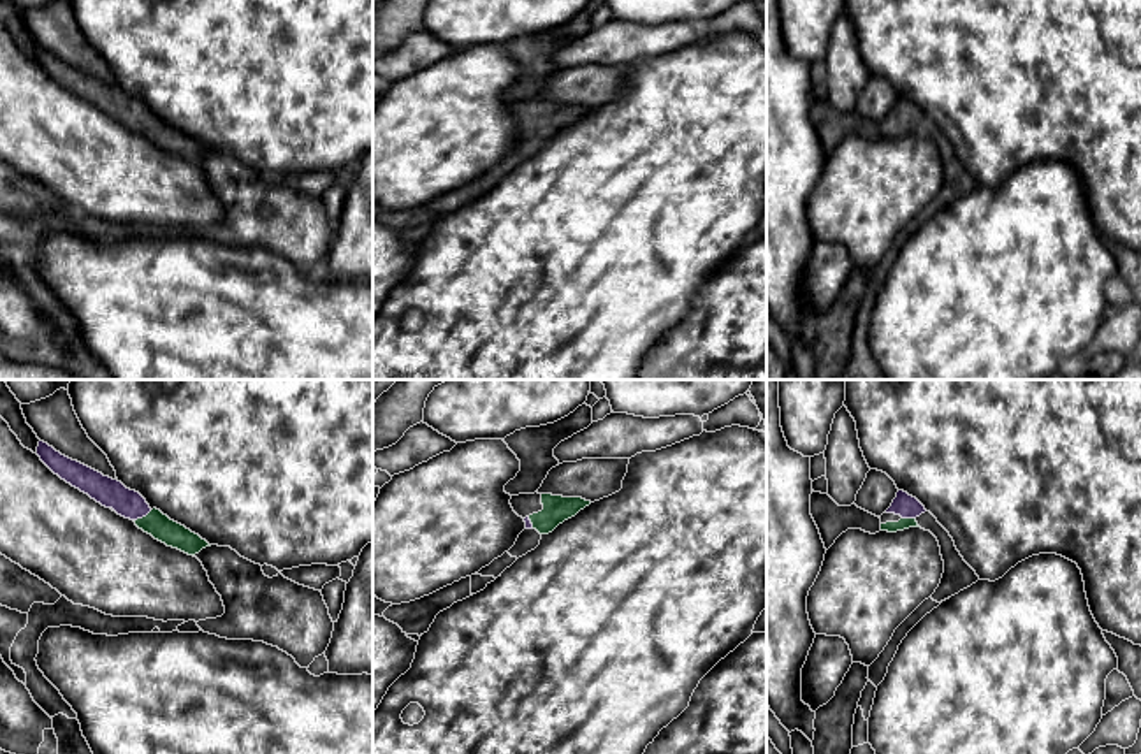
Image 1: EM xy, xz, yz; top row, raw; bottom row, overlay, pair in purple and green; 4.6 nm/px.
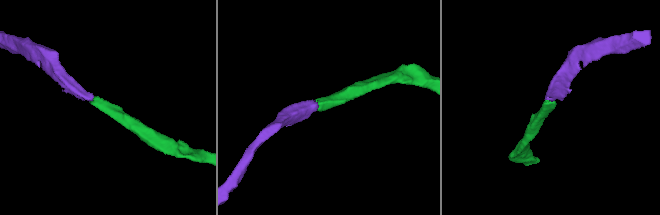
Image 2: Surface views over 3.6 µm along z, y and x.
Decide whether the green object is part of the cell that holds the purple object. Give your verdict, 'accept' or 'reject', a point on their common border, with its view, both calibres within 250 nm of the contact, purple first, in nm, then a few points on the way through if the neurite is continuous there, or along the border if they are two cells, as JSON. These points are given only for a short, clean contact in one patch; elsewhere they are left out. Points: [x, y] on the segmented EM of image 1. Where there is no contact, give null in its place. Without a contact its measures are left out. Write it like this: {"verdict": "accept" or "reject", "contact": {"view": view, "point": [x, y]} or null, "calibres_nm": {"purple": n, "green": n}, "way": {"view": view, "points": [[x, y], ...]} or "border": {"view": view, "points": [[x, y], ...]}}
{"verdict": "accept", "contact": {"view": "xy", "point": [143, 515]}, "calibres_nm": {"purple": 130, "green": 120}, "way": {"view": "xy", "points": [[109, 492], [132, 505], [143, 515], [157, 524]]}}

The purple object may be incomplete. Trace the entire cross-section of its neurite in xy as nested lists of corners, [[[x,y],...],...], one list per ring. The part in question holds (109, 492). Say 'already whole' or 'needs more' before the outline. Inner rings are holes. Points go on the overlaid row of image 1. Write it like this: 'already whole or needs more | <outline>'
needs more | [[[39,441],[37,455],[62,480],[88,494],[102,506],[113,508],[118,515],[134,520],[139,529],[167,547],[188,555],[195,555],[202,548],[211,547],[199,534],[171,520],[160,510],[151,510],[139,492],[127,489],[121,482],[62,455],[44,441]]]

